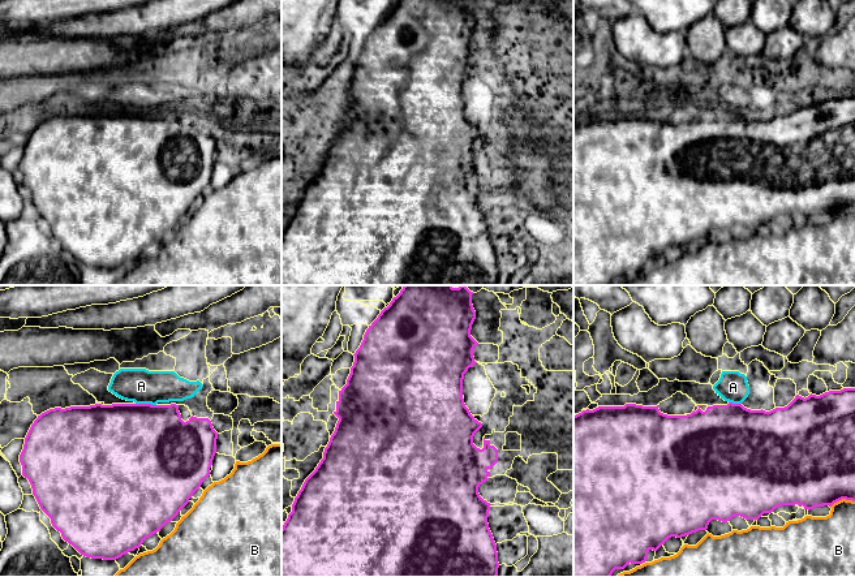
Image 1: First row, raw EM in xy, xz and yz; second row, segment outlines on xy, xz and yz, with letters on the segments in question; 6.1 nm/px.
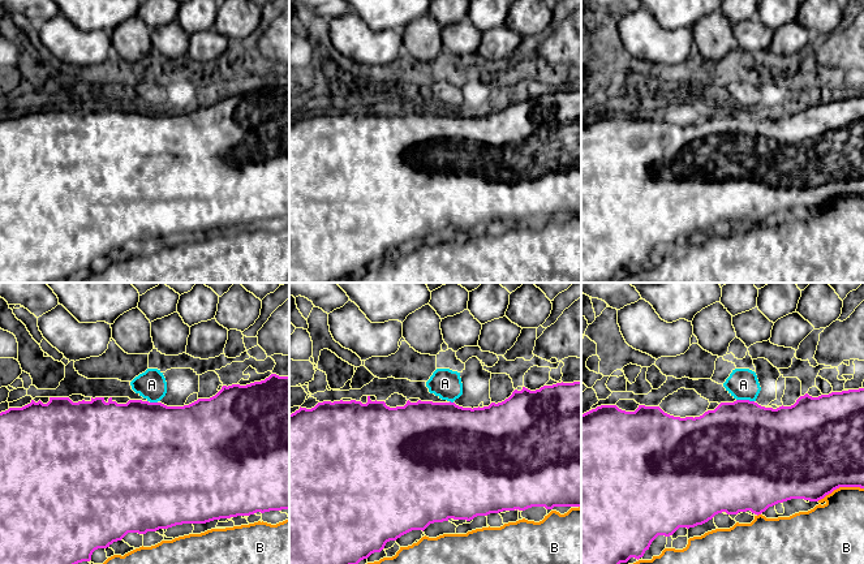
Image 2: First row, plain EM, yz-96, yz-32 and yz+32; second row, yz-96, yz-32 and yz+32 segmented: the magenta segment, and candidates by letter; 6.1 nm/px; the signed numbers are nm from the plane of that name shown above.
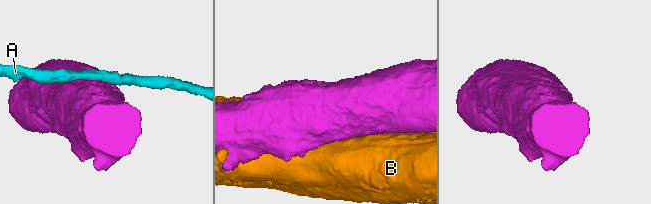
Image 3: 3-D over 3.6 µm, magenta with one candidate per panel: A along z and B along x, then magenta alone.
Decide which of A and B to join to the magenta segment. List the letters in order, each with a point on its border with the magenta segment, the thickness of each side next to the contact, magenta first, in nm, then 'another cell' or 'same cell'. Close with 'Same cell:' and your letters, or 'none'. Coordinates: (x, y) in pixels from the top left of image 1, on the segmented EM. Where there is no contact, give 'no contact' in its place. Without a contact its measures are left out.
A: contact xy (146, 404); calibres 500 and 220 nm; another cell
B: contact yz (842, 498); calibres 480 and 280 nm; another cell
Same cell: none

